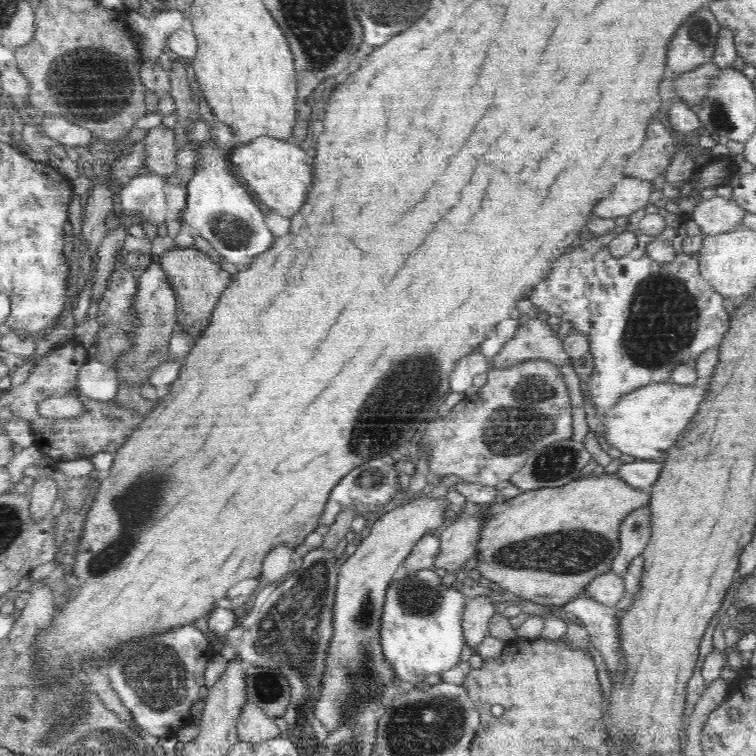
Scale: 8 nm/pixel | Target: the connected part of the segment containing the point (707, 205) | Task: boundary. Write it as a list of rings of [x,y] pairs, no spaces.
[[[716,195],[710,200],[698,203],[690,219],[698,224],[703,235],[710,235],[742,226],[744,214],[746,211],[732,199],[727,200]]]

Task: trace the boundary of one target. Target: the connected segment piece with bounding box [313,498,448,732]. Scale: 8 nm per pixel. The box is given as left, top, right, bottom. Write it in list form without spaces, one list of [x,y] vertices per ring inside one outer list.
[[[416,500],[406,504],[404,508],[387,510],[386,516],[381,514],[373,523],[370,534],[363,538],[361,544],[357,546],[354,554],[350,555],[346,561],[339,567],[337,578],[336,596],[334,602],[334,612],[332,612],[332,627],[334,627],[334,636],[328,642],[328,656],[326,656],[326,670],[322,672],[322,685],[319,697],[313,704],[313,711],[316,720],[319,720],[326,728],[326,732],[334,730],[339,725],[341,711],[344,710],[344,703],[341,702],[346,694],[352,691],[362,691],[362,693],[379,694],[382,698],[384,686],[394,680],[396,675],[392,670],[388,670],[390,665],[384,666],[386,658],[381,647],[381,616],[383,614],[386,591],[395,574],[401,571],[404,560],[408,558],[414,545],[420,538],[428,533],[438,532],[445,521],[446,500]]]

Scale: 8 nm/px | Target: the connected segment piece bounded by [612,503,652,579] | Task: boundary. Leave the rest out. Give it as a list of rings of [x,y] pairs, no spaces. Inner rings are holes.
[[[648,503],[634,507],[620,524],[620,544],[618,556],[612,564],[613,571],[622,579],[626,576],[632,560],[641,556],[649,538],[652,536],[651,509]]]

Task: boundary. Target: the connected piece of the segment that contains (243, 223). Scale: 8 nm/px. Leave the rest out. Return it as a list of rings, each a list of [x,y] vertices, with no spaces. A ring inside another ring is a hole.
[[[224,146],[204,150],[200,162],[202,168],[188,184],[188,203],[183,220],[205,238],[226,262],[240,267],[250,266],[260,254],[271,248],[274,236],[266,228],[258,204],[254,204],[246,188],[230,176],[228,152],[222,152],[222,148]]]

